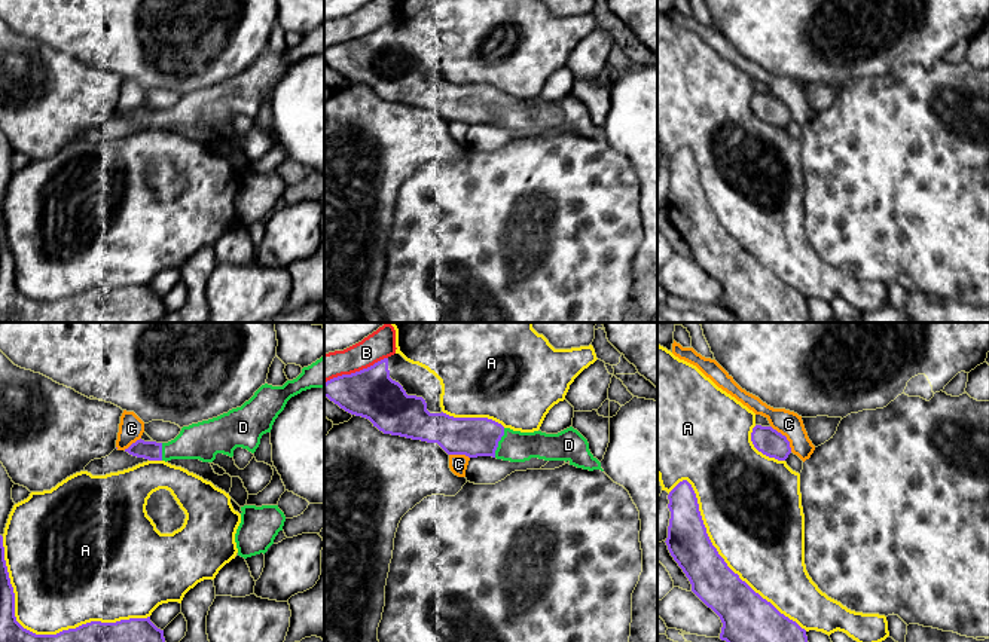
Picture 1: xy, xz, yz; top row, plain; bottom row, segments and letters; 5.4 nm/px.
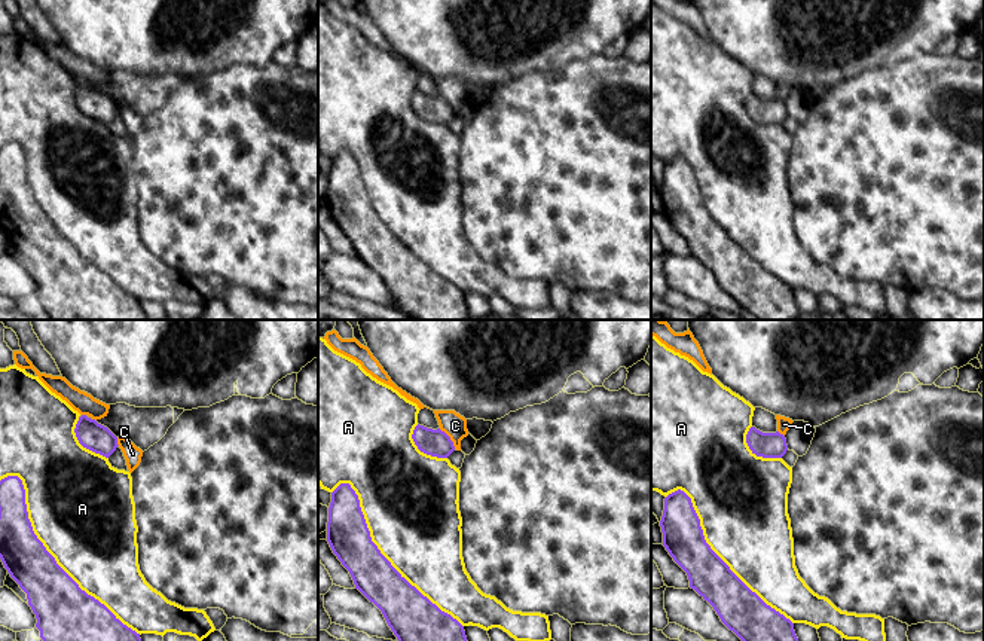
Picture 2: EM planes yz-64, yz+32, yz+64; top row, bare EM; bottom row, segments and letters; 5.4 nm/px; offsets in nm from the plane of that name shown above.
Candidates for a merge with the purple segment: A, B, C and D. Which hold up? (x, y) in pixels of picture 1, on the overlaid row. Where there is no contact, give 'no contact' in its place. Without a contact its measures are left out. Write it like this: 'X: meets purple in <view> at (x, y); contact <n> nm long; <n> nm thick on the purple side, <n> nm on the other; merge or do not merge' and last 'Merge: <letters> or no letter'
A: meets purple in xy at (42, 635); contact 900 nm long; 120 nm thick on the purple side, 440 nm on the other; do not merge
B: meets purple in xz at (356, 372); contact 380 nm long; 280 nm thick on the purple side, 160 nm on the other; do not merge
C: meets purple in yz at (785, 437); contact 180 nm long; 150 nm thick on the purple side, 140 nm on the other; do not merge
D: meets purple in xz at (497, 443); contact 170 nm long; 220 nm thick on the purple side, 170 nm on the other; merge
Merge: D

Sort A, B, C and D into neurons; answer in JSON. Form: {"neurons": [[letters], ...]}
{"neurons": [["A"], ["B"], ["C"], ["D"]]}

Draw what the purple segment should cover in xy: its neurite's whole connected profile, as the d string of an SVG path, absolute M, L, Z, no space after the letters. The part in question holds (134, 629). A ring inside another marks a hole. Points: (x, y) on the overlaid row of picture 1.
M0 535L0 642L165 642L165 638L150 617L116 623L91 621L57 635L36 635L24 629L15 617L15 593Z

